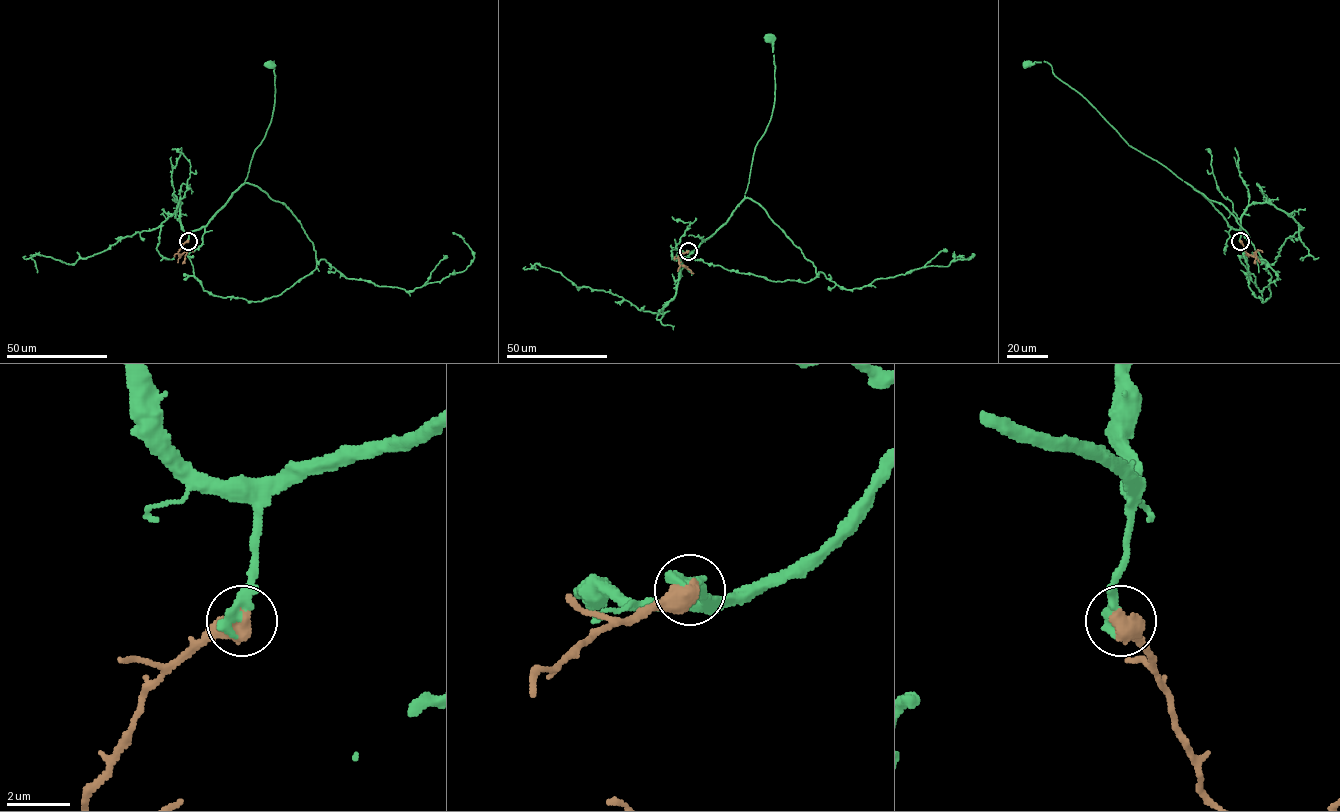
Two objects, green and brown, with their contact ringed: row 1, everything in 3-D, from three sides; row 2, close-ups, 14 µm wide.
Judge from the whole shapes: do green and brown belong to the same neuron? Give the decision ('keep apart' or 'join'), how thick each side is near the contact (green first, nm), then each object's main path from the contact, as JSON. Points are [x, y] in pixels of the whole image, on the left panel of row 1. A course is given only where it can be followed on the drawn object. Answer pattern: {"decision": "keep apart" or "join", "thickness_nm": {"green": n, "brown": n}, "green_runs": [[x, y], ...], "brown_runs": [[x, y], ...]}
{"decision": "join", "thickness_nm": {"green": 400, "brown": 650}, "green_runs": [[188, 241], [189, 234], [205, 226], [247, 176], [254, 151], [270, 123], [274, 102], [273, 61], [268, 63]], "brown_runs": [[188, 241], [178, 252], [179, 256], [186, 252], [182, 264]]}

